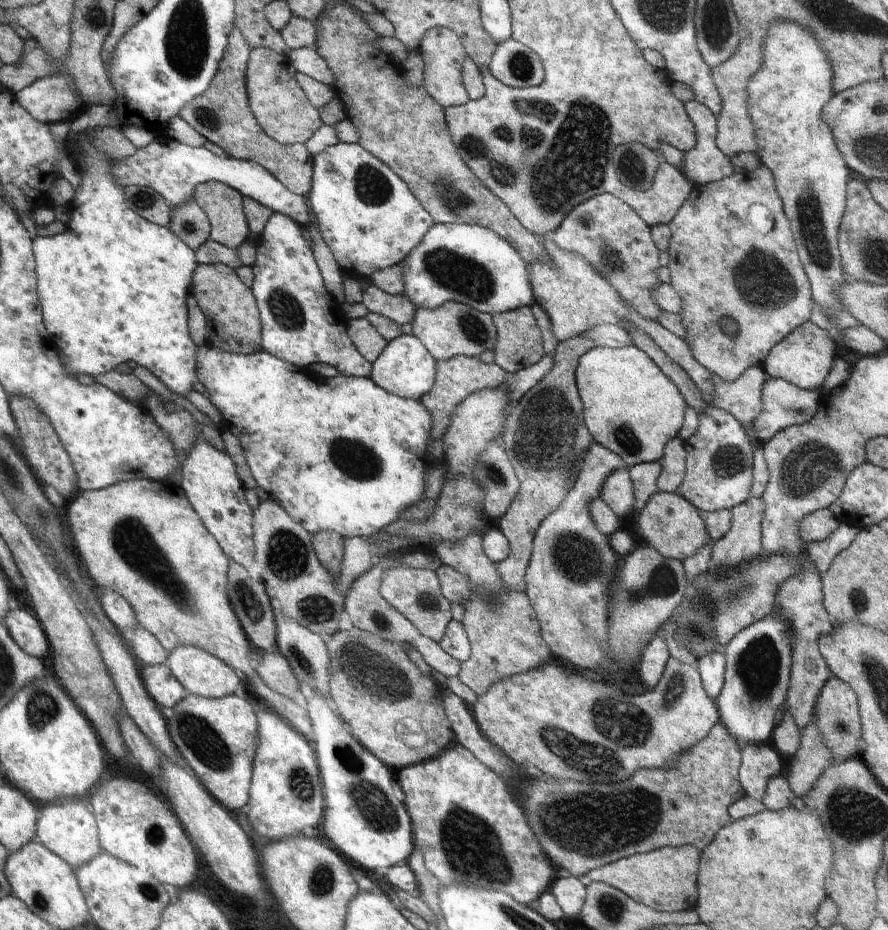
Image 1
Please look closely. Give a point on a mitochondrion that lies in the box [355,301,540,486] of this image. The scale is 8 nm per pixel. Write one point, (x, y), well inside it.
(473, 329)

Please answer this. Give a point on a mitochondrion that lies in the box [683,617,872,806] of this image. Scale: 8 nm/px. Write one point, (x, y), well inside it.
(758, 664)

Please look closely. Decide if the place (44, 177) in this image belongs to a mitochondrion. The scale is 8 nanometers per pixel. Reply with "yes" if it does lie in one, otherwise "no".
no

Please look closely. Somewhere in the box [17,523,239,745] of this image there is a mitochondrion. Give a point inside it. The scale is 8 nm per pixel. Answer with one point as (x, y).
(42, 710)

